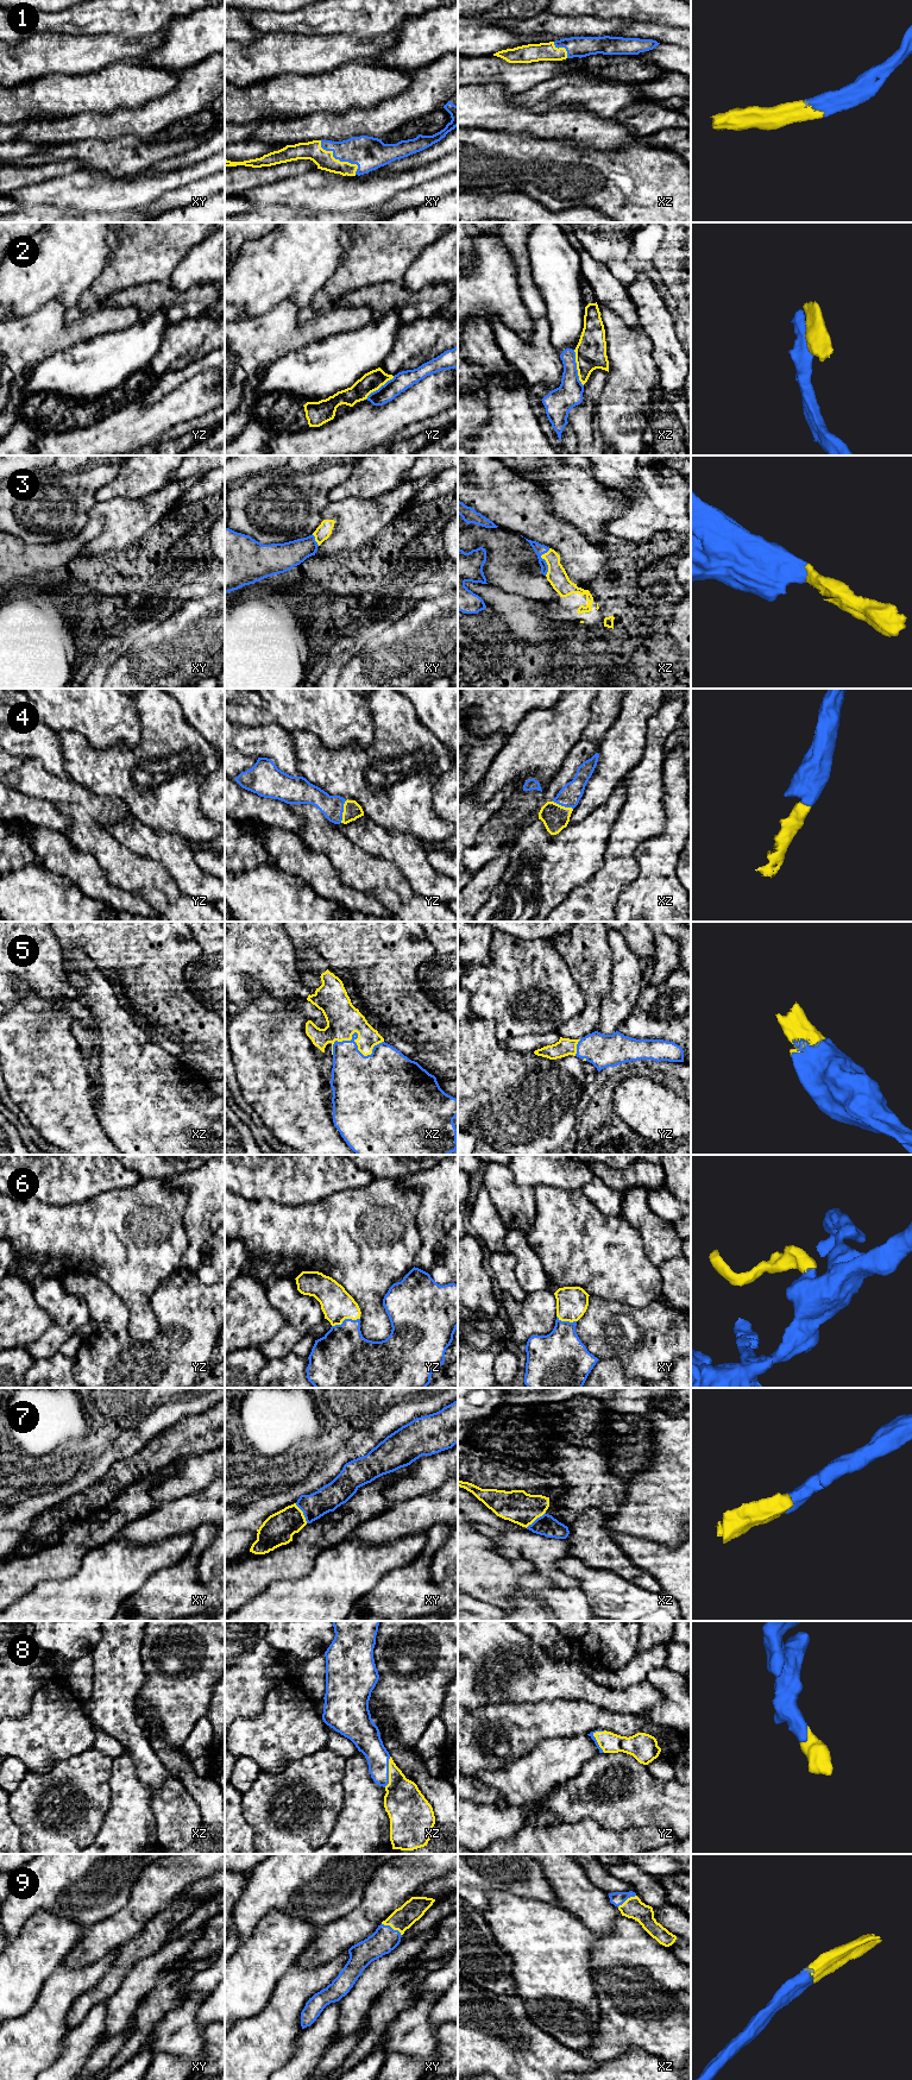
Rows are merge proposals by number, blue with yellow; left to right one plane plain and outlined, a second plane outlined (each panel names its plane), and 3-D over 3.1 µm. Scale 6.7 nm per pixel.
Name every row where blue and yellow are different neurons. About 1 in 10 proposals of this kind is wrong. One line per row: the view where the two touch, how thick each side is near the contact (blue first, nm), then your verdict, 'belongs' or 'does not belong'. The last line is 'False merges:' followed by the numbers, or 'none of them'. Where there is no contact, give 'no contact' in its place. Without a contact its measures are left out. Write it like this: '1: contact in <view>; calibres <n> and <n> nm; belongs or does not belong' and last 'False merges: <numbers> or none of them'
1: contact in xy; calibres 220 and 130 nm; belongs
2: contact in xz; calibres 180 and 200 nm; does not belong
3: contact in xz; calibres 70 and 140 nm; belongs
4: contact in yz; calibres 160 and 120 nm; belongs
5: contact in xz; calibres 360 and 220 nm; belongs
6: contact in yz; calibres 380 and 220 nm; belongs
7: contact in xy; calibres 180 and 220 nm; belongs
8: contact in xz; calibres 170 and 260 nm; belongs
9: contact in xy; calibres 170 and 160 nm; belongs
False merges: 2

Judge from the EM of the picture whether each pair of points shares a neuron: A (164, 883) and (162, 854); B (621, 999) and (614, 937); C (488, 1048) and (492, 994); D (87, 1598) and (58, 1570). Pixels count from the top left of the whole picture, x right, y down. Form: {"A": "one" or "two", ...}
{"A": "two", "B": "one", "C": "two", "D": "two"}

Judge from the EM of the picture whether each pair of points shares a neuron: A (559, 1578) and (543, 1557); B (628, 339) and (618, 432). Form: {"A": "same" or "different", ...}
{"A": "same", "B": "same"}

